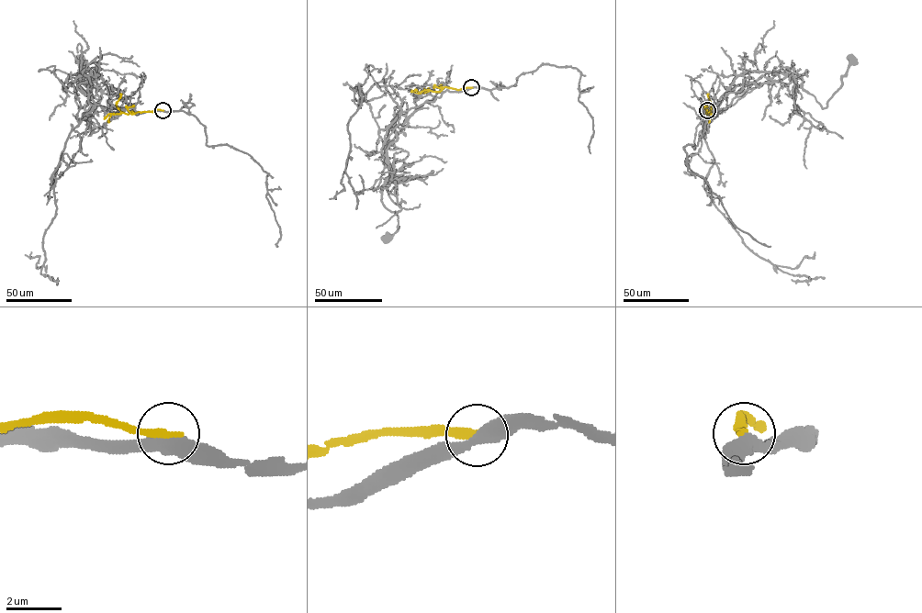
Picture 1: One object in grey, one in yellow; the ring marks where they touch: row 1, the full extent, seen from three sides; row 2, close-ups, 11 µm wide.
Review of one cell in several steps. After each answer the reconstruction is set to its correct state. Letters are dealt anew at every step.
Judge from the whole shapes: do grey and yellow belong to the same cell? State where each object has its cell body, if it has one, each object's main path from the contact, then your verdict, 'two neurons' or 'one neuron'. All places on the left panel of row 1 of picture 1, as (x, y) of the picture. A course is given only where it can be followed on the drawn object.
cell body of grey at (80, 60); no cell body on yellow; grey runs (163, 110), (136, 115), (97, 105), (78, 87), (80, 72), (79, 108), (91, 96), (92, 78), (80, 60); yellow runs (163, 110), (127, 114), (117, 105), (121, 94); two neurons

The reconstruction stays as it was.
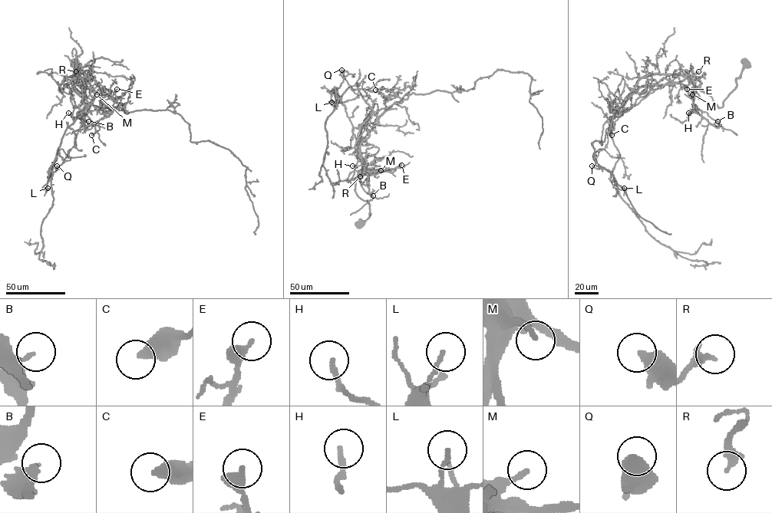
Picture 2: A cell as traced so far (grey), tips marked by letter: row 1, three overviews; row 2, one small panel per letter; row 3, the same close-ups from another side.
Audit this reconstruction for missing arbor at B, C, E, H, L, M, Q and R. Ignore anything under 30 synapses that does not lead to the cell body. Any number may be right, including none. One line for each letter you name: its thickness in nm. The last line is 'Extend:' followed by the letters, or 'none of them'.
Extend: none of them

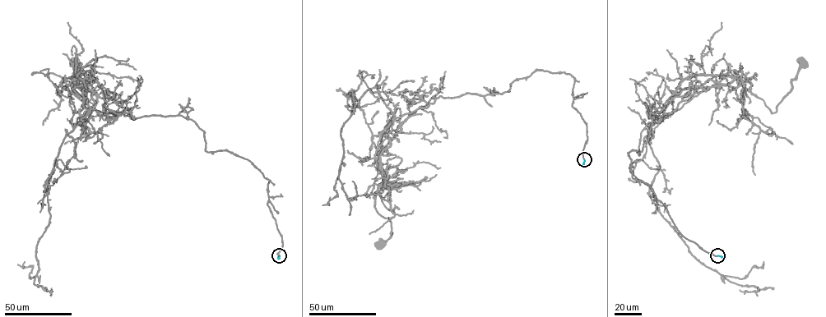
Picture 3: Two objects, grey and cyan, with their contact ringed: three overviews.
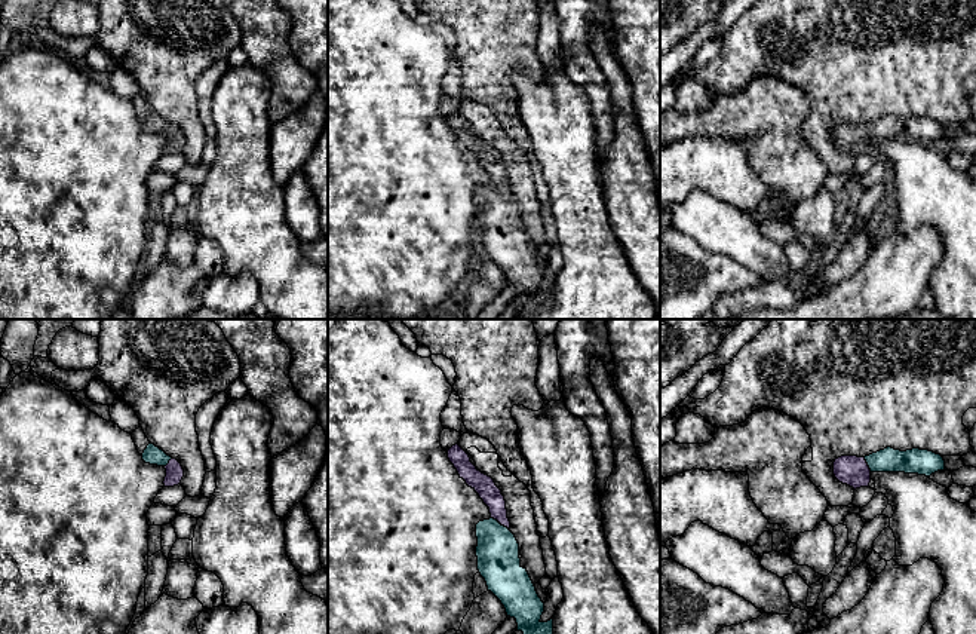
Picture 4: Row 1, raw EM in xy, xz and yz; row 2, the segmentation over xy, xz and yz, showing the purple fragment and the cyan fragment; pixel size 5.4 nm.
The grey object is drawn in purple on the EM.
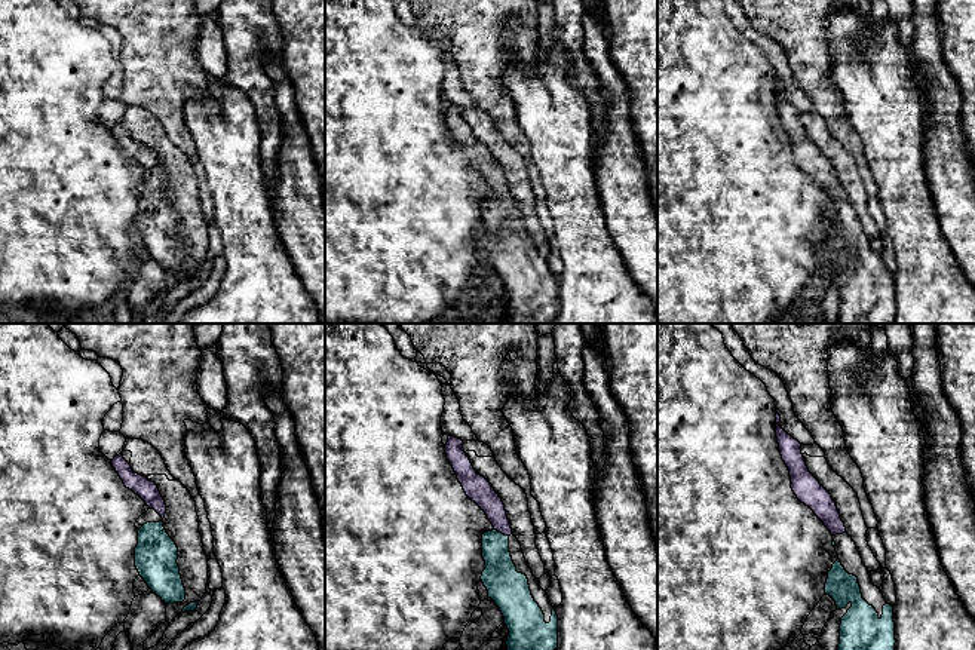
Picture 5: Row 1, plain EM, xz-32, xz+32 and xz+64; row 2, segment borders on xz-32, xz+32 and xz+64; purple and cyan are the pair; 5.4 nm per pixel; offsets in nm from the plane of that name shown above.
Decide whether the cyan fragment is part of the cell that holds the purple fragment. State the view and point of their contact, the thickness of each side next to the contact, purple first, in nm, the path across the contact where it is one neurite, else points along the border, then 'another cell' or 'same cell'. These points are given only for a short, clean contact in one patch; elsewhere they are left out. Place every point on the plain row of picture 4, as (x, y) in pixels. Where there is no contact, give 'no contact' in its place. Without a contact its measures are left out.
contact xz (500, 190); calibres 110 and 240 nm; way xz (484, 153), (497, 172), (500, 190), (497, 219); same cell

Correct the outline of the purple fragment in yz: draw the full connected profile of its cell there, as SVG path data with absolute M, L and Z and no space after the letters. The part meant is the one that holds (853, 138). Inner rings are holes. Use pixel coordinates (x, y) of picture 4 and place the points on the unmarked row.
M887 114L865 125L841 123L834 129L835 146L850 154L869 154L872 140L905 140L930 144L943 138L945 128L929 117L912 116L906 119Z

